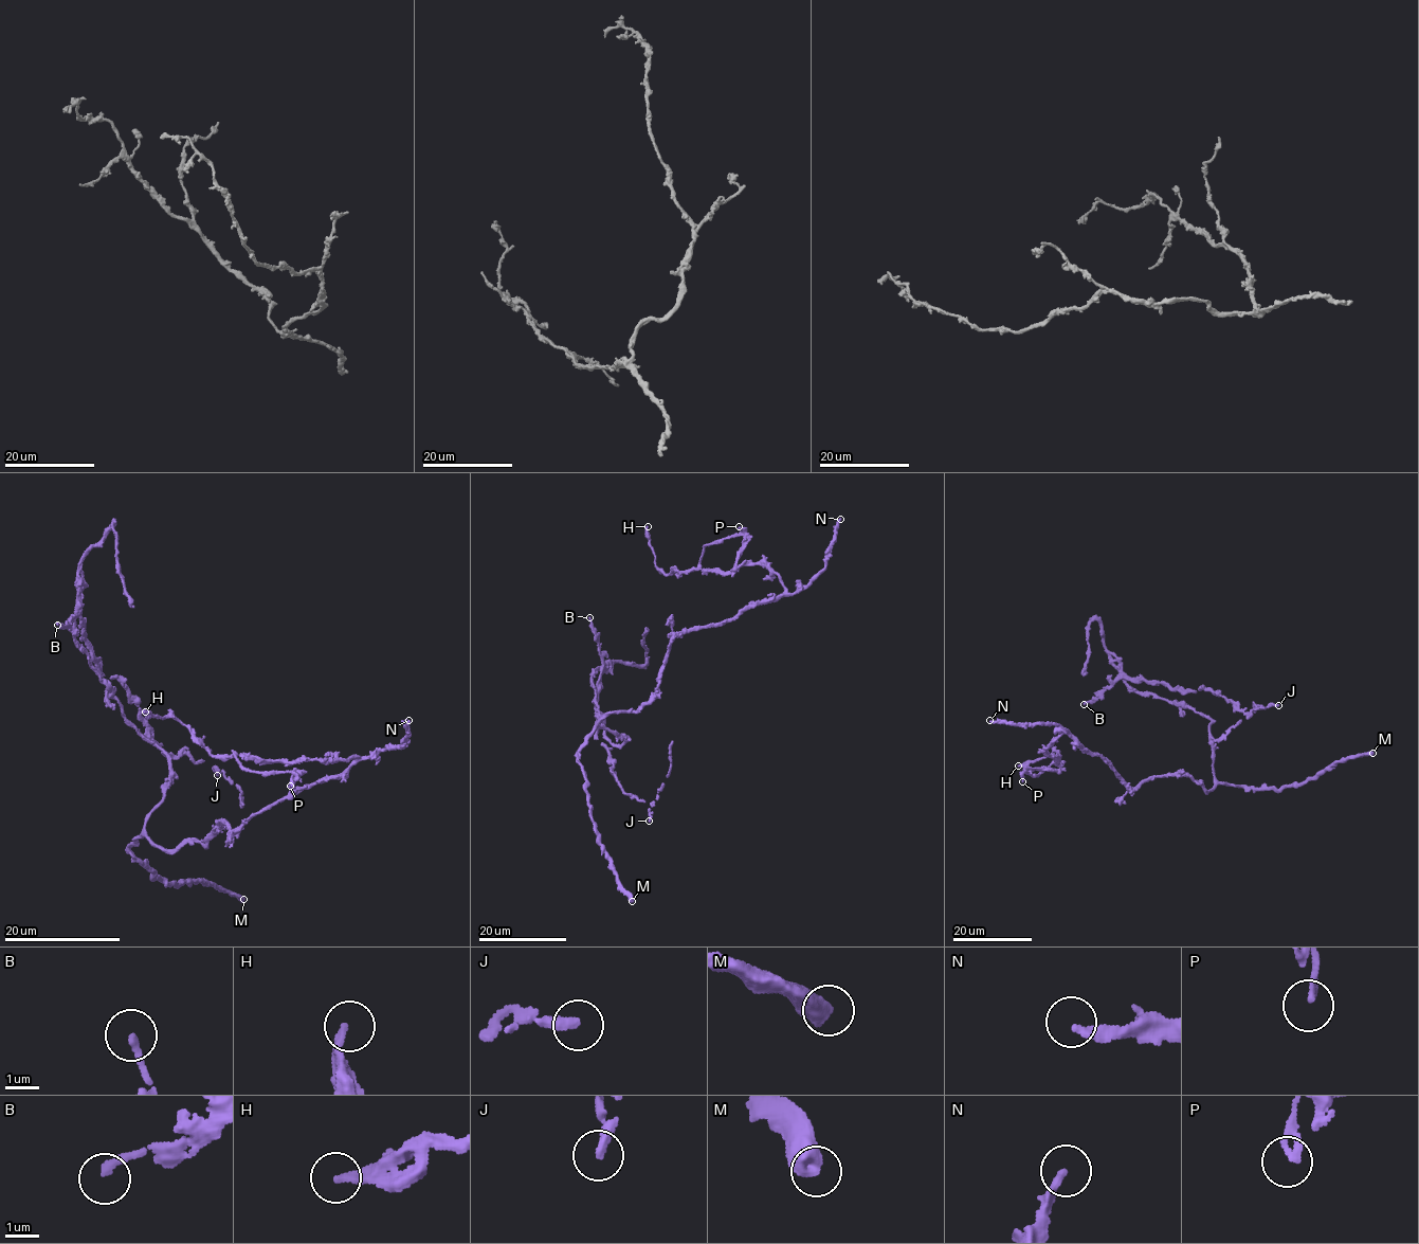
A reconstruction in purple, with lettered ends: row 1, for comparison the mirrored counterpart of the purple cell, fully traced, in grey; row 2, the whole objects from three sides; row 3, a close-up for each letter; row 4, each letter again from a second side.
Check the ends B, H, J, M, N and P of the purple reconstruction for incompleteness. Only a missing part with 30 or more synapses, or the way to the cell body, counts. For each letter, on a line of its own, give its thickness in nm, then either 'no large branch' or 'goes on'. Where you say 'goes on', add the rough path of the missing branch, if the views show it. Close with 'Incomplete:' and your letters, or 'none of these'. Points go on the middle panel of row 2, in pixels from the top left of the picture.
B: calibre 240 nm; goes on
H: calibre 240 nm; no large branch
J: calibre 200 nm; no large branch
M: calibre 650 nm; no large branch
N: calibre 240 nm; no large branch
P: calibre 180 nm; no large branch
Incomplete: B

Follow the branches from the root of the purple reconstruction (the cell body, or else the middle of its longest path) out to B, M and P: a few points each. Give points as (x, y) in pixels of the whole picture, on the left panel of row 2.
B: (155, 808), (164, 796), (167, 755), (124, 717), (120, 703), (74, 638), (78, 610), (70, 622), (57, 625)
M: (155, 808), (129, 850), (155, 880), (177, 888), (201, 882), (243, 899)
P: (155, 808), (156, 845), (206, 843), (219, 819), (238, 829), (357, 756), (235, 756), (290, 786)

